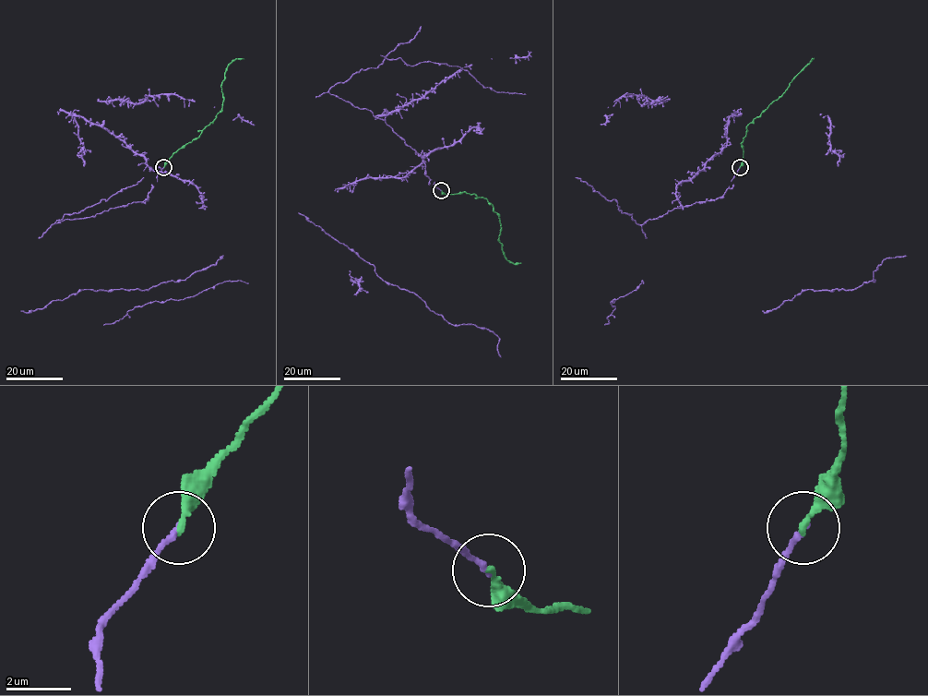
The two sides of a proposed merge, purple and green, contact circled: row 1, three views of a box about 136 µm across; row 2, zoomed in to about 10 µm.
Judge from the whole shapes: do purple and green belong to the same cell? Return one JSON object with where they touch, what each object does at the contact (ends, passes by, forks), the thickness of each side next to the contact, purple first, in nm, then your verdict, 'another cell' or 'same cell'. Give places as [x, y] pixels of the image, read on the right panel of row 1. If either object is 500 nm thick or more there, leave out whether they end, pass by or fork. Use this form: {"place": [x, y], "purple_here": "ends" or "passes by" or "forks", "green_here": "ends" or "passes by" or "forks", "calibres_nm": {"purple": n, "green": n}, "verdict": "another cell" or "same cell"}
{"place": [740, 167], "purple_here": "ends", "green_here": "ends", "calibres_nm": {"purple": 170, "green": 240}, "verdict": "same cell"}

